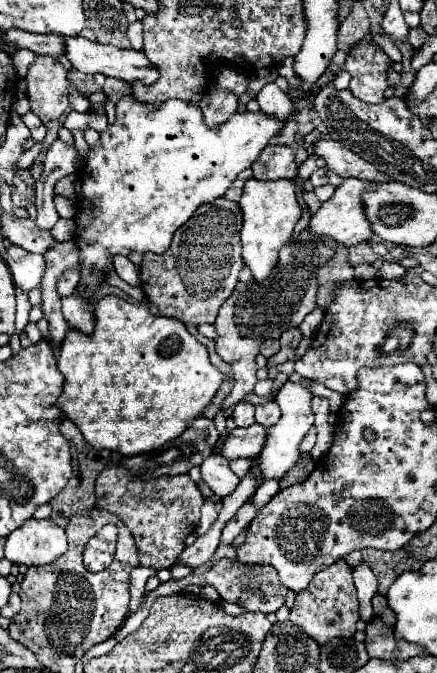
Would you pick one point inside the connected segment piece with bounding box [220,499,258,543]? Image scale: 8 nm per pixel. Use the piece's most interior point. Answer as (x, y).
(247, 512)

